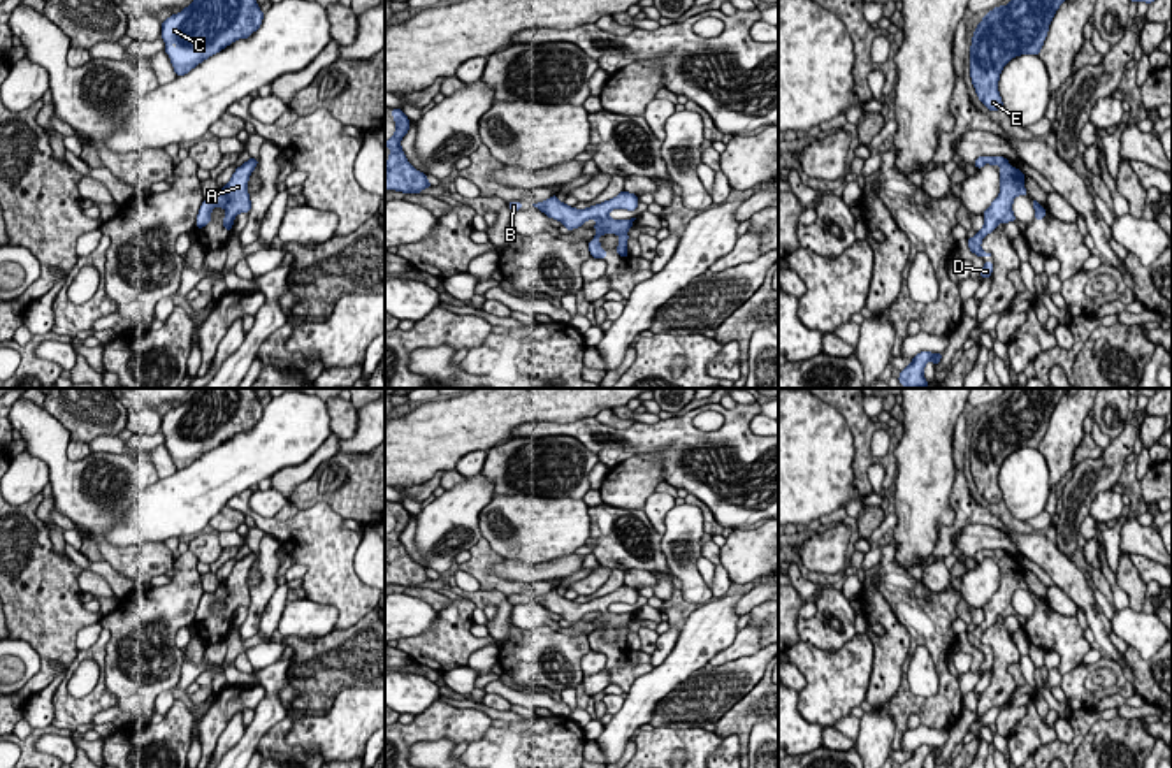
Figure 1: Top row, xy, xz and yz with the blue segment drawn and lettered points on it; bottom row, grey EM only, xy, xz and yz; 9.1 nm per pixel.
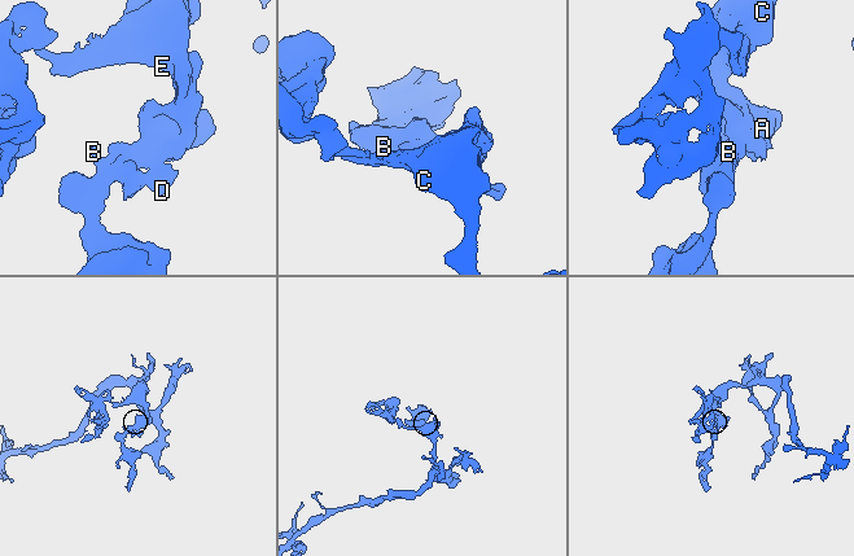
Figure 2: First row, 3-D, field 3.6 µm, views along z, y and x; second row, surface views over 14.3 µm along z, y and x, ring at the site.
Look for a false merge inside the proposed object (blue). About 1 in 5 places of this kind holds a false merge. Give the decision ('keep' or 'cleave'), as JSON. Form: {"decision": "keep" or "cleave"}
{"decision": "keep"}

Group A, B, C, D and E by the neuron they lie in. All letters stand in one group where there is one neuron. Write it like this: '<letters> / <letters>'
A B C D E

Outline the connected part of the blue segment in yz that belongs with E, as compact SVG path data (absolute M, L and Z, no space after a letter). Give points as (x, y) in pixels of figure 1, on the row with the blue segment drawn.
M1010 0L1009 5L986 12L977 25L970 46L970 77L979 100L989 109L1003 107L998 81L1003 67L1019 54L1038 56L1049 32L1049 25L1065 0Z

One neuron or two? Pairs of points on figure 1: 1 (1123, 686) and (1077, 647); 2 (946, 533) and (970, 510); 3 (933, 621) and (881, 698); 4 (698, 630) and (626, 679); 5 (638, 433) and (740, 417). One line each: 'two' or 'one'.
1: two
2: one
3: two
4: two
5: one

